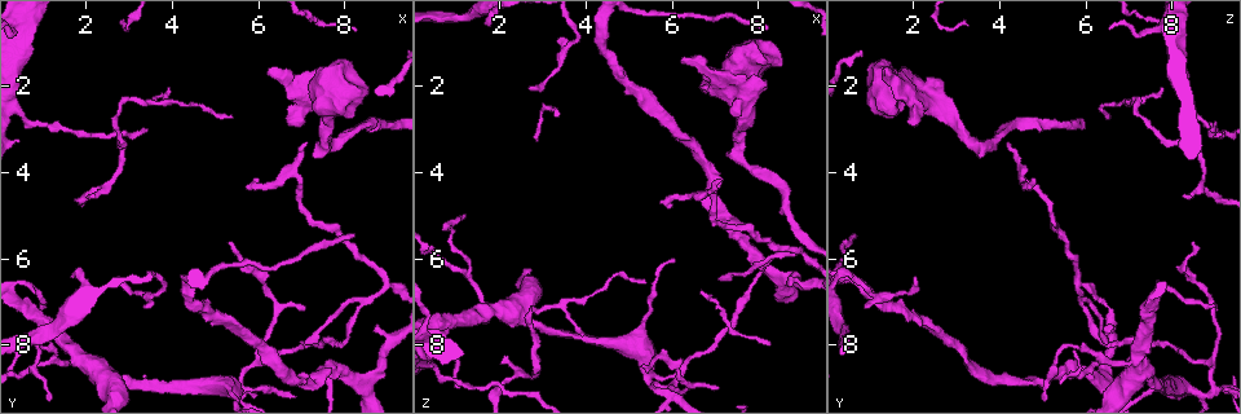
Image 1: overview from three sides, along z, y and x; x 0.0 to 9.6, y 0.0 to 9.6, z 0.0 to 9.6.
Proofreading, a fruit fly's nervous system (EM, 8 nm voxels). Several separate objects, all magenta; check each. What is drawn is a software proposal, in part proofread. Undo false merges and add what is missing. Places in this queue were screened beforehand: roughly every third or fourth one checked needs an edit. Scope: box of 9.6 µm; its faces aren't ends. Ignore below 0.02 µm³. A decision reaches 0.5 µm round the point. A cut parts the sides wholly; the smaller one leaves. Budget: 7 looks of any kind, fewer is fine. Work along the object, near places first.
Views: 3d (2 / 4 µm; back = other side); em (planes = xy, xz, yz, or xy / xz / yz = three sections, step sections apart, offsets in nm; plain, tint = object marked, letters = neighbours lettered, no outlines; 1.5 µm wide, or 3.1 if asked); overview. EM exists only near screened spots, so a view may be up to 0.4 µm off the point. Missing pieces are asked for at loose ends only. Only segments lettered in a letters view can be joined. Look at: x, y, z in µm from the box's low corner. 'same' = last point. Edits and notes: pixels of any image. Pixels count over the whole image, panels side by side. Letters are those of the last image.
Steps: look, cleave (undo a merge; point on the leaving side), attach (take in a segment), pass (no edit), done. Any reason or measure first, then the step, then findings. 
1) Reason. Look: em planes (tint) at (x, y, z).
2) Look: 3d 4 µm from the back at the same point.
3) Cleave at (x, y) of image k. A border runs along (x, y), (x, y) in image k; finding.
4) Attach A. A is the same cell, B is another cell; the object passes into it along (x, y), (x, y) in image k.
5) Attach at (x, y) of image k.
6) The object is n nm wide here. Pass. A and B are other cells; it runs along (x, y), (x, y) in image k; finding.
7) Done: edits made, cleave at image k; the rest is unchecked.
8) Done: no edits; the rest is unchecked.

Sharp bend. Look: 3d 4 µm at (7.35, 2.10, 1.90).

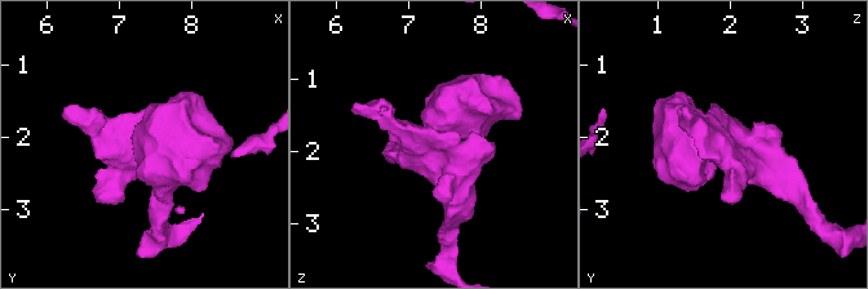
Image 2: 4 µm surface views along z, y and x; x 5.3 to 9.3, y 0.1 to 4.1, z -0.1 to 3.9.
Look: em planes (letters) at (7.30, 2.15, 1.90).

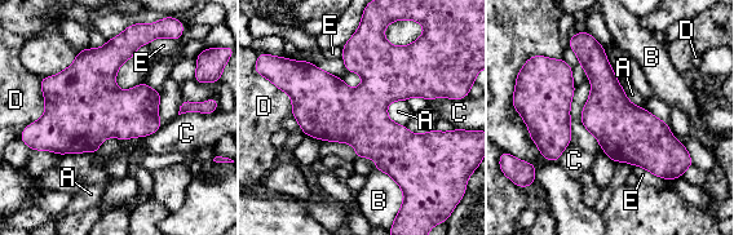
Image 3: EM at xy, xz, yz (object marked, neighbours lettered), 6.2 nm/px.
Pass. A, B, C, D and E are other cells; it runs along (591, 40), (608, 109), (660, 173) in image 3; one neuron here.

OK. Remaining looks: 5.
Free end. Look: em 3.1 µm planes (letters) at (8.20, 5.50, 0.65).

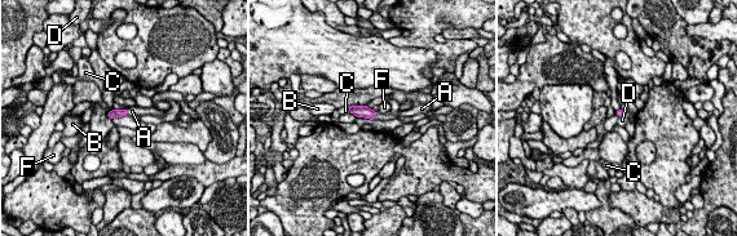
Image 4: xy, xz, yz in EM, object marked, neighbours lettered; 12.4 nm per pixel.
Attach A. A is the same cell, B, C, D and F are other cells; it goes on there.

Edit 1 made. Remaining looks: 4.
Three arms meet. Look: em planes (letters) at (2.45, 8.65, 7.25).

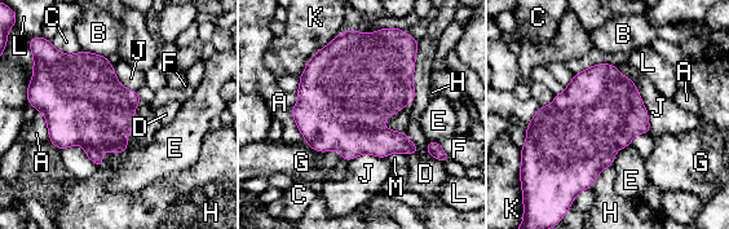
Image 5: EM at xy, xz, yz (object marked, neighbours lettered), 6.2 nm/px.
The longest contact is with J, 460 nm. Pass. A, B, C, D, E, F, G, H, J, K, L and M are other cells; continuous, no second neuron.

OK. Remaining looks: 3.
Done: edits made, attach at image 4; the rest is unchecked.

